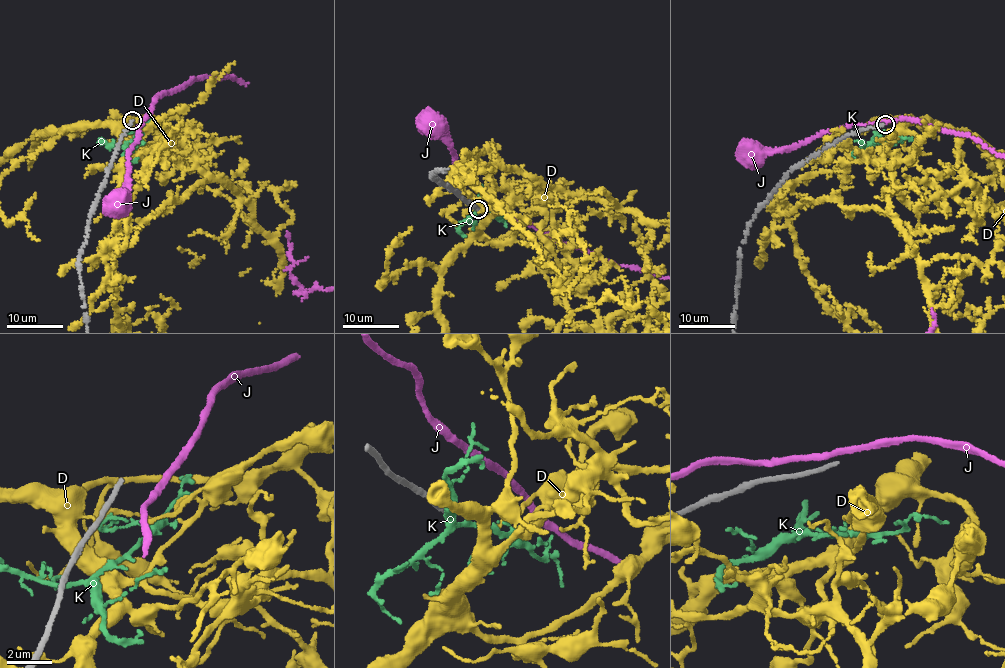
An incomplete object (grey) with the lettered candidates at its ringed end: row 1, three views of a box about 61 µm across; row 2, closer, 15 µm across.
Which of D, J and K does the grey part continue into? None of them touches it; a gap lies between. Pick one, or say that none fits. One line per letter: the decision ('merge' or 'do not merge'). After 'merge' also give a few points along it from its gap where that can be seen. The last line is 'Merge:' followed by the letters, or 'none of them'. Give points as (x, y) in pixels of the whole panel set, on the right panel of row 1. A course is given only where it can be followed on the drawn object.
D: do not merge
J: do not merge
K: do not merge
Merge: none of them

